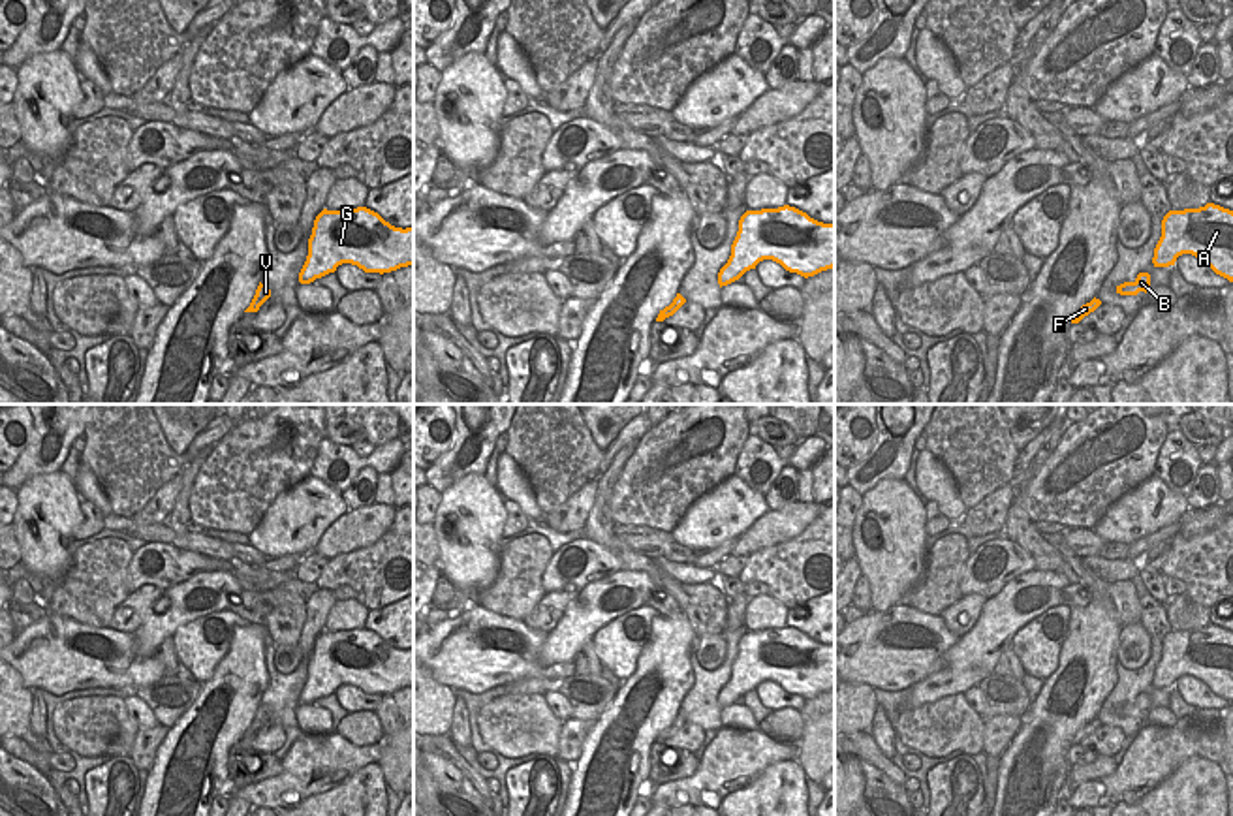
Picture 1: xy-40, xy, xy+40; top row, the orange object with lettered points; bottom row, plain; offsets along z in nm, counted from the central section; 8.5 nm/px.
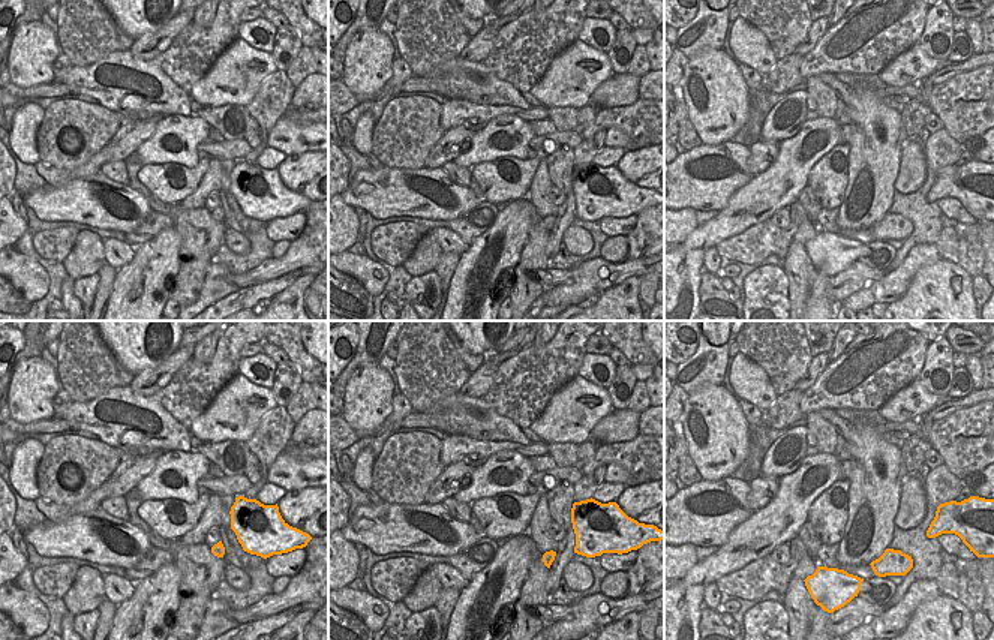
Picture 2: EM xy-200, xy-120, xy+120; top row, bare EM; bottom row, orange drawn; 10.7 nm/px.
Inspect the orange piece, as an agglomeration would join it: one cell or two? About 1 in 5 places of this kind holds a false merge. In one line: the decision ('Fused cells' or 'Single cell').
Single cell

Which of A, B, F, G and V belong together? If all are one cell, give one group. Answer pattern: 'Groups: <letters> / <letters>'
Groups: A B F G V

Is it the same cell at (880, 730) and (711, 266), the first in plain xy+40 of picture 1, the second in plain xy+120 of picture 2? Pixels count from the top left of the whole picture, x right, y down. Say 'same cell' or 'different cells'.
same cell

